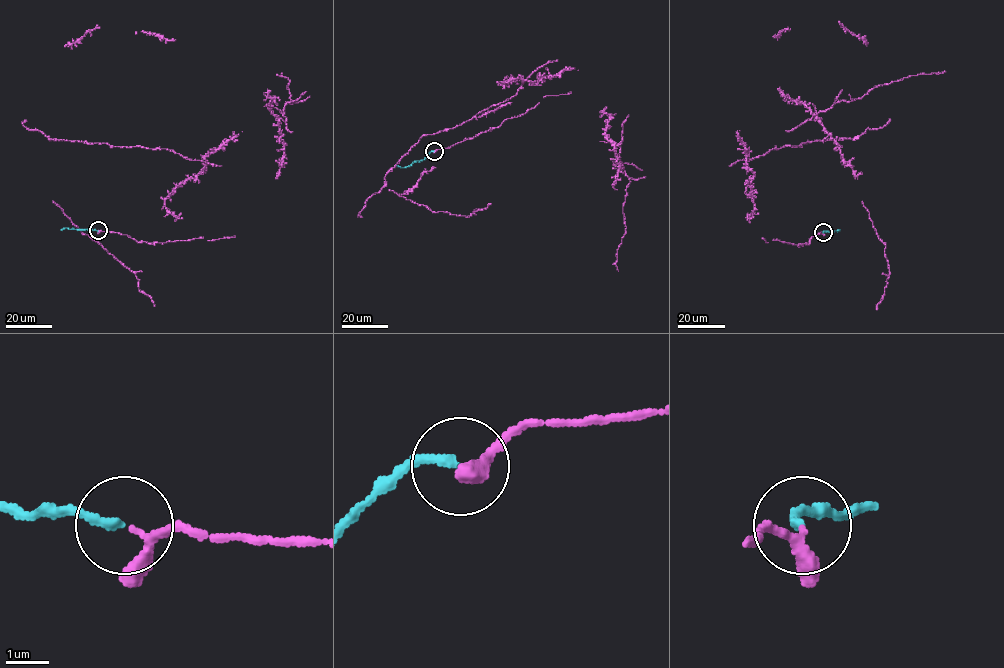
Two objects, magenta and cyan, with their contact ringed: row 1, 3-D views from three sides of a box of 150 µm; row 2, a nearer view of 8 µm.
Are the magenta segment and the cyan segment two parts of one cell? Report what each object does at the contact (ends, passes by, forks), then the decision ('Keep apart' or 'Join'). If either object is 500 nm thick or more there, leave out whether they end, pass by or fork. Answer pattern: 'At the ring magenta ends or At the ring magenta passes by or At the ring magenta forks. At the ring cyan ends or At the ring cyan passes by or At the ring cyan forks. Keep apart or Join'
At the ring magenta passes by. At the ring cyan ends. Join

